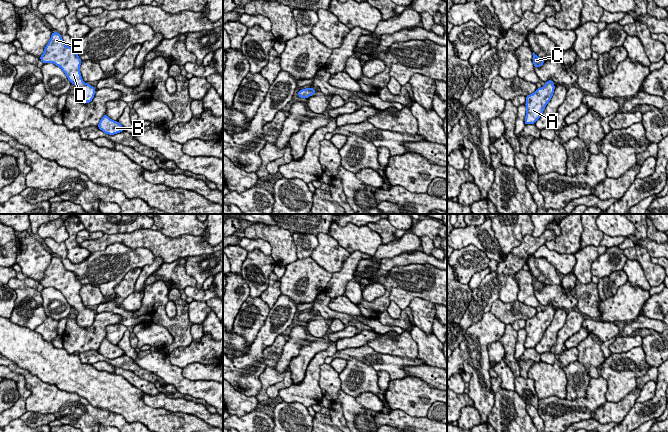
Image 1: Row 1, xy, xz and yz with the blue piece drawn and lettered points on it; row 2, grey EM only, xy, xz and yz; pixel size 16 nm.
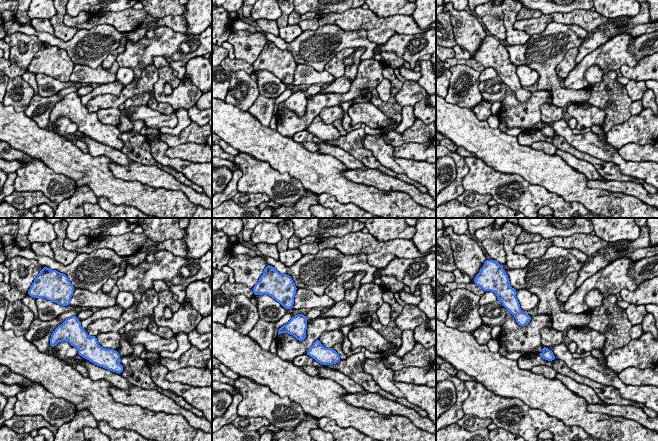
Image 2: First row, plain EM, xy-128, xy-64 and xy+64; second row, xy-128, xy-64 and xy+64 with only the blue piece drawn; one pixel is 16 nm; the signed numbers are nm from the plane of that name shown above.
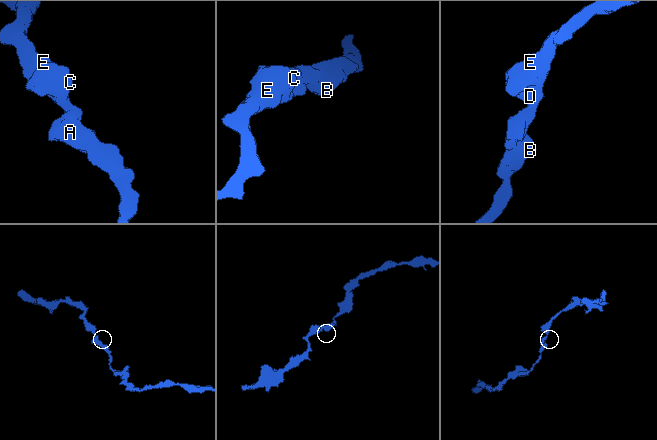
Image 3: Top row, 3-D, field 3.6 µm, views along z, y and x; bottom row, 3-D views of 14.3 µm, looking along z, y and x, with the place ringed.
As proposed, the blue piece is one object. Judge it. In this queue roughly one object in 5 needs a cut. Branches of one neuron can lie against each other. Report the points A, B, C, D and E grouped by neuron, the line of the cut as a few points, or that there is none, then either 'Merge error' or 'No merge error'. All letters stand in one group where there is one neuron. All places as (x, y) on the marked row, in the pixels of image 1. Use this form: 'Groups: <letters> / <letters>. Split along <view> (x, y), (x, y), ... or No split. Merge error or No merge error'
Groups: A B C D E. No split. No merge error

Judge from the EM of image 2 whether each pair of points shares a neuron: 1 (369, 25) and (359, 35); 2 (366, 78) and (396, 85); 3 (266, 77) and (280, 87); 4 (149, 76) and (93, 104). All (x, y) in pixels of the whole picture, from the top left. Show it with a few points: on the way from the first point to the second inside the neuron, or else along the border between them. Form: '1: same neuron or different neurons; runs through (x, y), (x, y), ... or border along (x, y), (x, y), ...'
1: different neurons; border along (341, 28), (364, 29), (367, 37), (376, 44)
2: different neurons; border along (381, 68), (383, 77)
3: same neuron; runs through (269, 80), (277, 87)
4: same neuron; runs through (135, 88), (118, 100), (107, 101)

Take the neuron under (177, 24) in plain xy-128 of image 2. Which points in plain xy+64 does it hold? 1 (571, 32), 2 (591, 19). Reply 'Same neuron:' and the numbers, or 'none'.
Same neuron: 2

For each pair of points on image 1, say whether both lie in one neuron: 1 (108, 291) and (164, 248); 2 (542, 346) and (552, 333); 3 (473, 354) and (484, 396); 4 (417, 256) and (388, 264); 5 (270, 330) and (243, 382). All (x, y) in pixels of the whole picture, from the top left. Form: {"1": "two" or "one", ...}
{"1": "two", "2": "one", "3": "one", "4": "one", "5": "one"}

